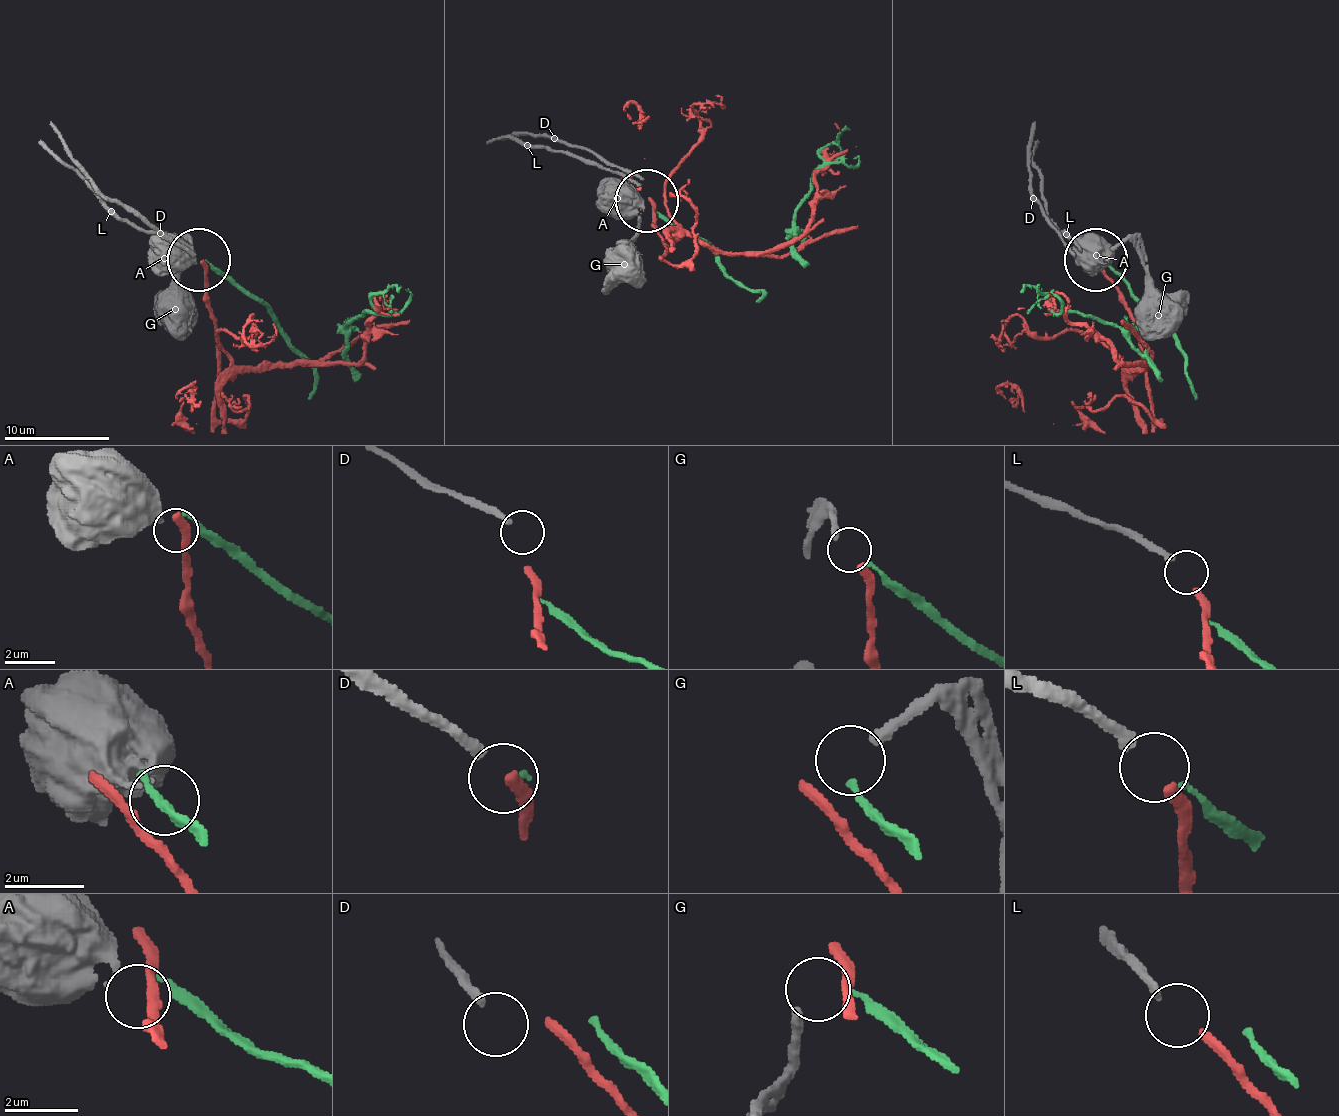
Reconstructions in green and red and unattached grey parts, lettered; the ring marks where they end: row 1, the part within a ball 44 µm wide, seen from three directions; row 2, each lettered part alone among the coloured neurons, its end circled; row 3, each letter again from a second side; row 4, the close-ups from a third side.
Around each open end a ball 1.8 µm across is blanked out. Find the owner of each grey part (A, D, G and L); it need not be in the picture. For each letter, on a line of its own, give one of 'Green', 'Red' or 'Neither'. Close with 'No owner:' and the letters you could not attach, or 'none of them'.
A: Neither
D: Neither
G: Green
L: Red
No owner: A, D

